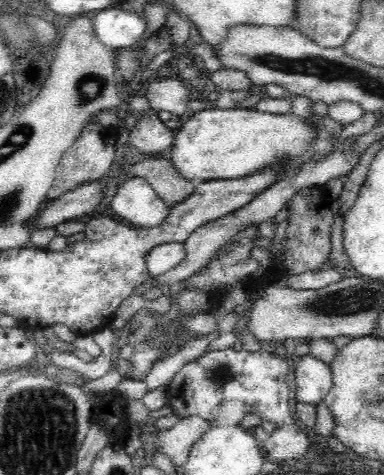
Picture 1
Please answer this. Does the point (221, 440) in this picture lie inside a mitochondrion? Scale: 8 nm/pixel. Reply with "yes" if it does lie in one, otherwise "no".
no

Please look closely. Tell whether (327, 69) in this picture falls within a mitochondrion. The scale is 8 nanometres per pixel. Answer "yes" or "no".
yes

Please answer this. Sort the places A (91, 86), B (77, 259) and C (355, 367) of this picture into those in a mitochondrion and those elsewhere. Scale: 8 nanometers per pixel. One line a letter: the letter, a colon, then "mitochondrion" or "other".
A: mitochondrion
B: other
C: other

